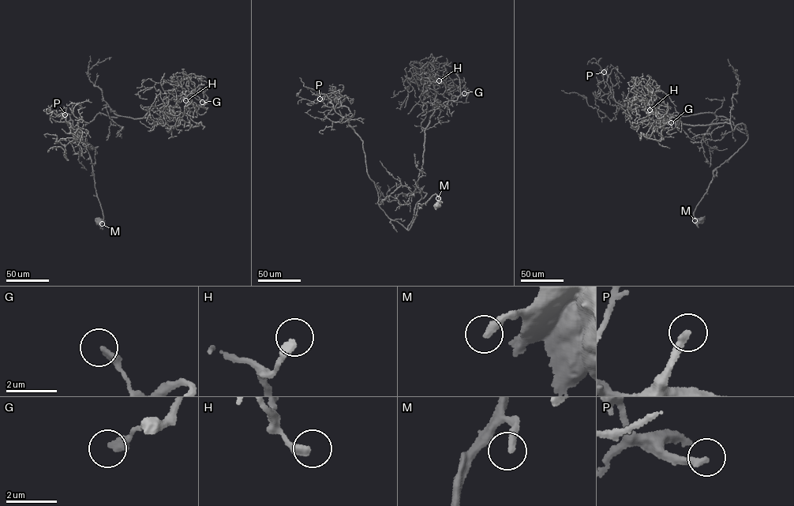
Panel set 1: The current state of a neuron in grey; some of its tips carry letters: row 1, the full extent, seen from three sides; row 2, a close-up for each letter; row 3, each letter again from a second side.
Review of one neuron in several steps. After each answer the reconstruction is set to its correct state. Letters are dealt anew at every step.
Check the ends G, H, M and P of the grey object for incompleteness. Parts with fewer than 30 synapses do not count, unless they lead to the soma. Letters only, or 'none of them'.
P

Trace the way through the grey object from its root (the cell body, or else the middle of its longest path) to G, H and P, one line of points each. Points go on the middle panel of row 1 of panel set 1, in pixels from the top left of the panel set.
G: (437, 204), (435, 193), (417, 204), (407, 229), (426, 193), (417, 180), (432, 80), (464, 93)
H: (437, 204), (435, 193), (417, 204), (407, 229), (426, 193), (417, 180), (436, 103), (432, 84), (439, 80)
P: (437, 204), (435, 193), (417, 204), (408, 230), (387, 216), (362, 140), (347, 120), (353, 114), (320, 99)

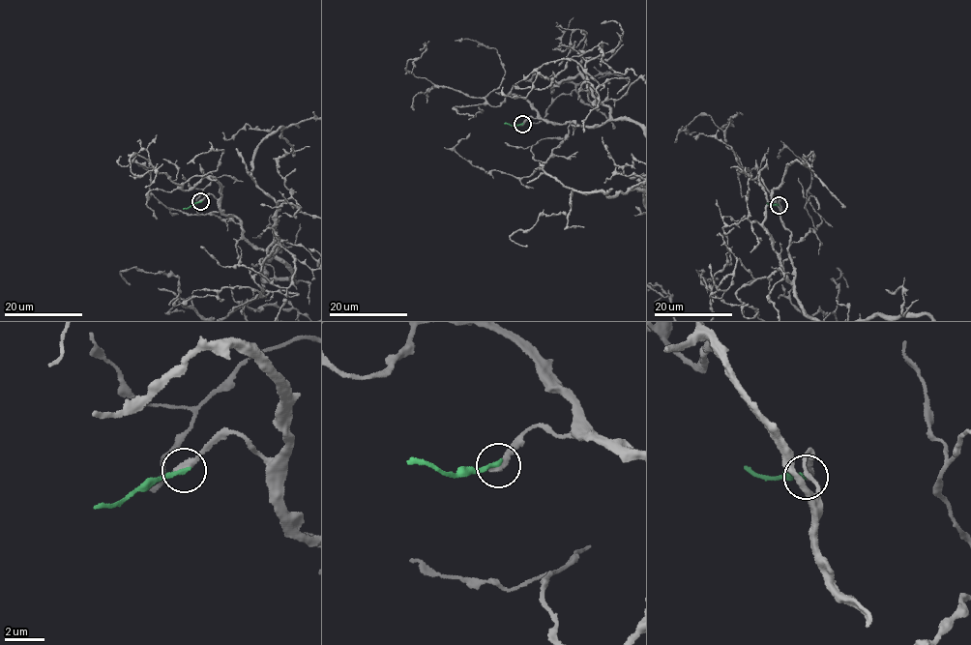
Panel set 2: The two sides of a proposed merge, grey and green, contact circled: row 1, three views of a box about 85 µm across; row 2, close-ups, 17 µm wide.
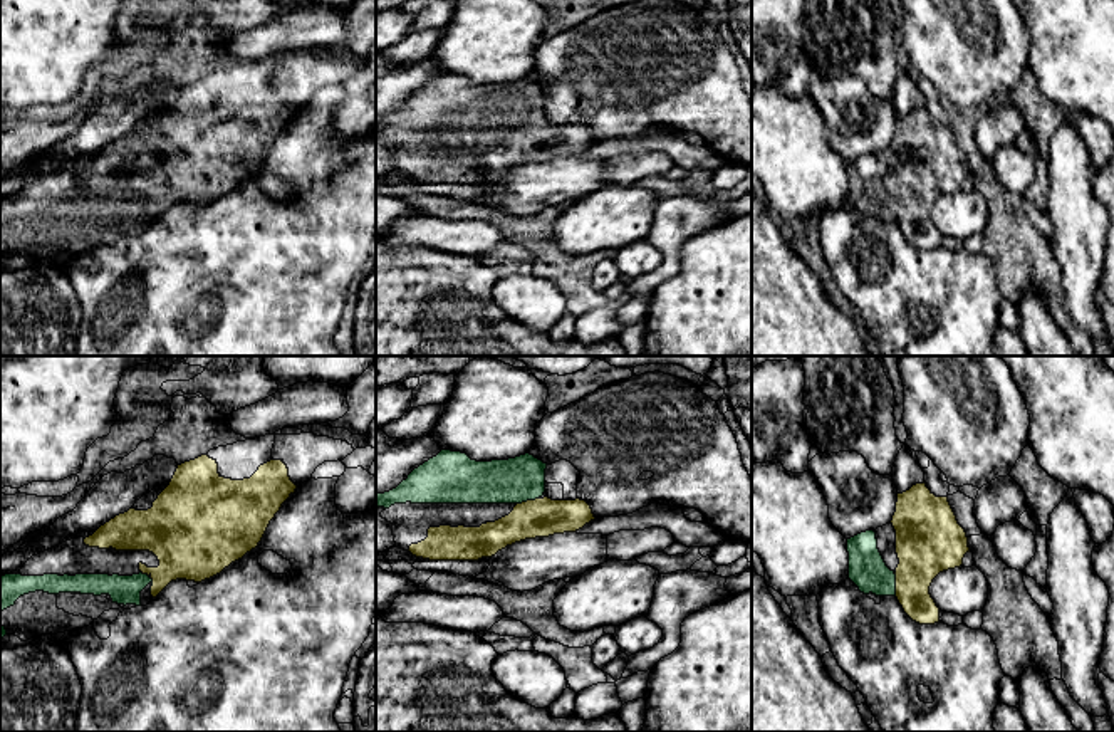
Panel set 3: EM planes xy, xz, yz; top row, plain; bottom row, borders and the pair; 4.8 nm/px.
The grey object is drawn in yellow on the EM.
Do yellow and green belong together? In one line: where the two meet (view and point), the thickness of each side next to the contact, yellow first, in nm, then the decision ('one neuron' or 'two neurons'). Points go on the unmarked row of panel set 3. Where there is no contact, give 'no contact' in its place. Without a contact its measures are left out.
meets yellow in yz at (896, 209); 300 nm thick on the yellow side, 180 nm on the other; one neuron

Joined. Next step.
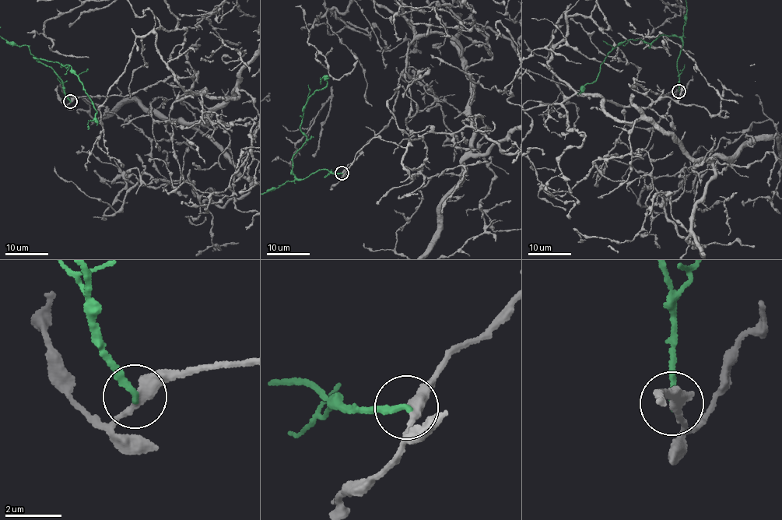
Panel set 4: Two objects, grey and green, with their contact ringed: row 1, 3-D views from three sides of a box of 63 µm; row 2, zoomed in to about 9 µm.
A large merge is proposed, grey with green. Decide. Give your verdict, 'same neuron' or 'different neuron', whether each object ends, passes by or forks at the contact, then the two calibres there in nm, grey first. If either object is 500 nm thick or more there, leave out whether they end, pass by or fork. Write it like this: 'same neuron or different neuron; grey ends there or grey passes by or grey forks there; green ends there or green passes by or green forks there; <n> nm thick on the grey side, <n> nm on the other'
different neuron; grey passes by; green ends there; 360 nm thick on the grey side, 220 nm on the other

